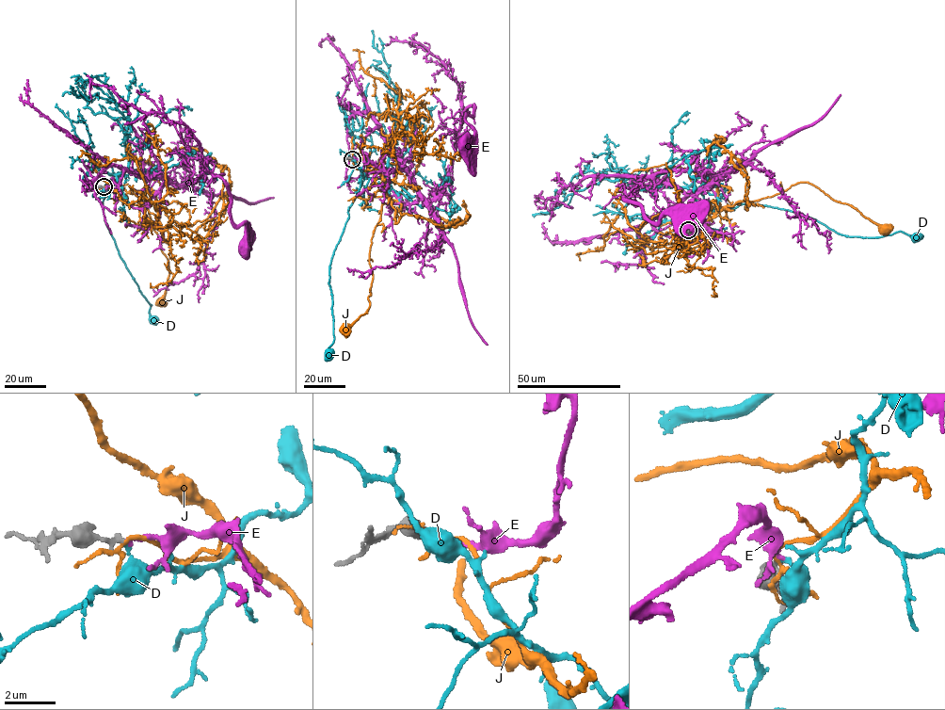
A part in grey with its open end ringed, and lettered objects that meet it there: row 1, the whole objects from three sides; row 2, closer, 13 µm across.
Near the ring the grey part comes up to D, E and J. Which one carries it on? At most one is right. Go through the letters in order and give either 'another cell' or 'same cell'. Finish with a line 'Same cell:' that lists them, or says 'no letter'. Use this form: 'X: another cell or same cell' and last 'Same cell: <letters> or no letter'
D: another cell
E: same cell
J: another cell
Same cell: E

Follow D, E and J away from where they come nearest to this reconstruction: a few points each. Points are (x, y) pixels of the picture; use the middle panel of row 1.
D: (352, 159), (367, 174), (348, 208), (329, 268), (334, 339), (328, 350), (329, 355)
E: (352, 159), (380, 128), (414, 188), (436, 199), (472, 104), (465, 118), (474, 136), (466, 144)
J: (351, 159), (360, 170), (379, 170), (385, 196), (369, 253), (373, 276), (370, 307), (344, 329)

